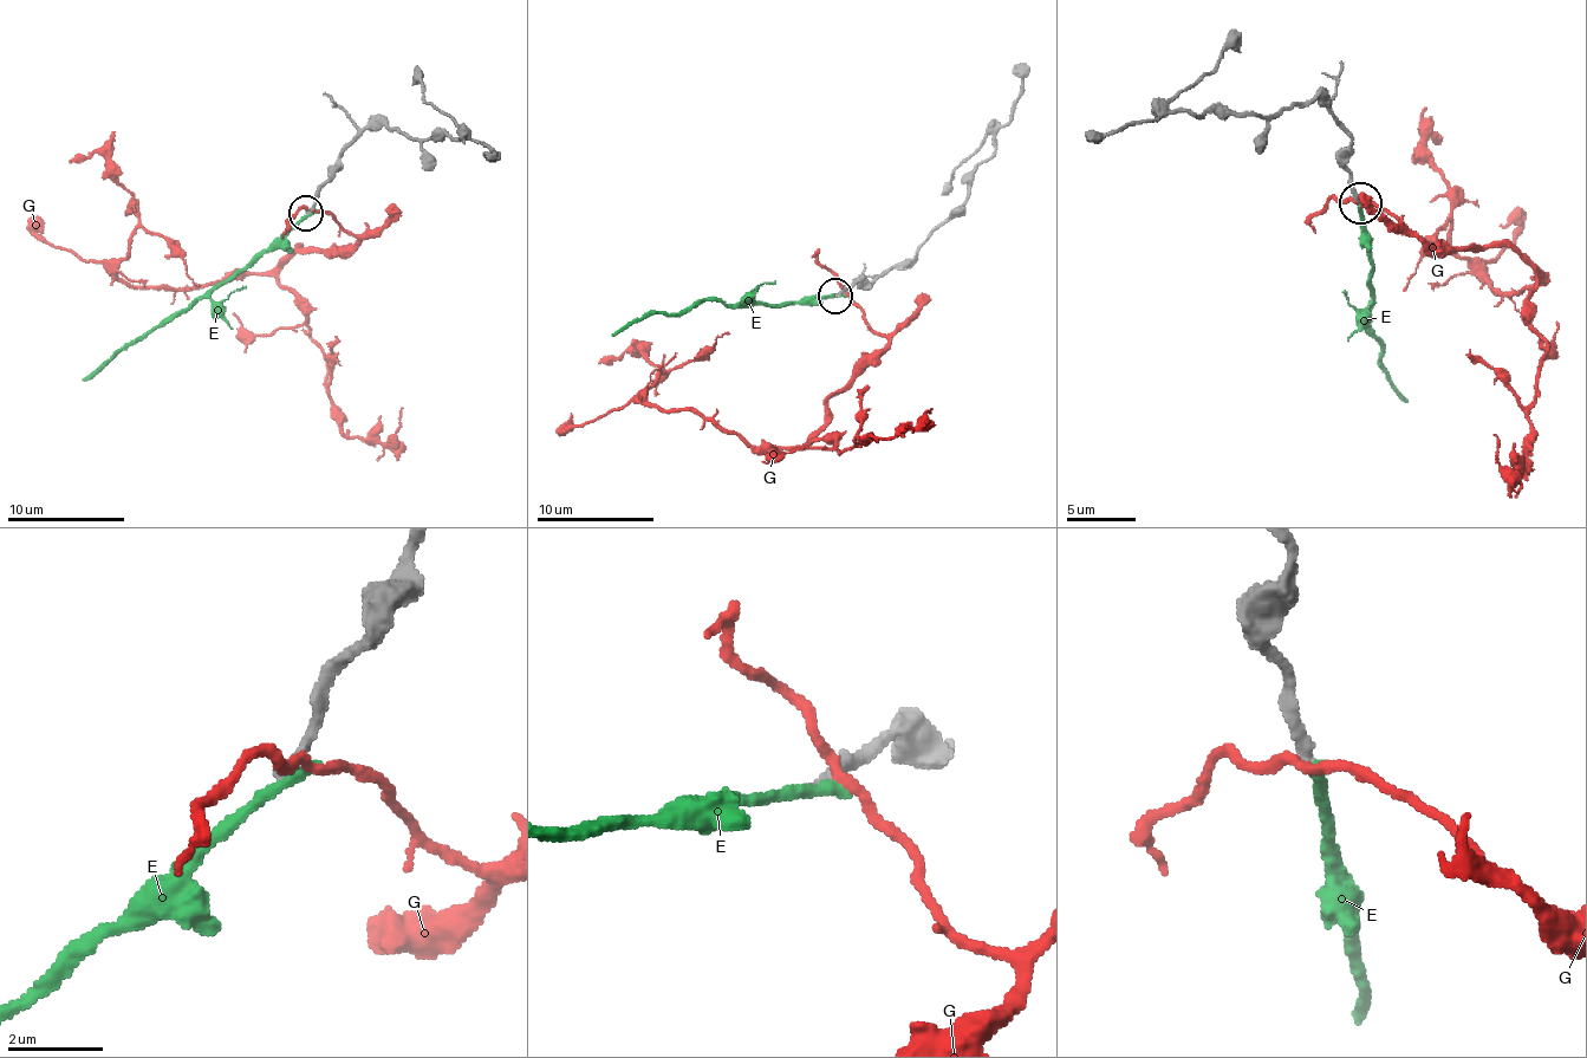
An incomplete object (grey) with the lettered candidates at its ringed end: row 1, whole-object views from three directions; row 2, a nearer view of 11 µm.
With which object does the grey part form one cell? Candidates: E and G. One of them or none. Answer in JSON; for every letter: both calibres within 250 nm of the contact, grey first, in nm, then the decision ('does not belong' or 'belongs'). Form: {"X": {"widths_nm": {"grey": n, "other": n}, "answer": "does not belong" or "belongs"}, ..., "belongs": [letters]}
{"E": {"widths_nm": {"grey": 220, "other": 320}, "answer": "does not belong"}, "G": {"widths_nm": {"grey": 280, "other": 200}, "answer": "does not belong"}, "belongs": []}

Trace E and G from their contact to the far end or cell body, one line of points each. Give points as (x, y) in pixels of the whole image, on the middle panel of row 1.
E: (839, 293), (771, 305), (701, 299), (677, 313), (645, 313), (612, 335)
G: (841, 290), (889, 343), (800, 446), (659, 410), (648, 387), (669, 372), (642, 352), (598, 364)

